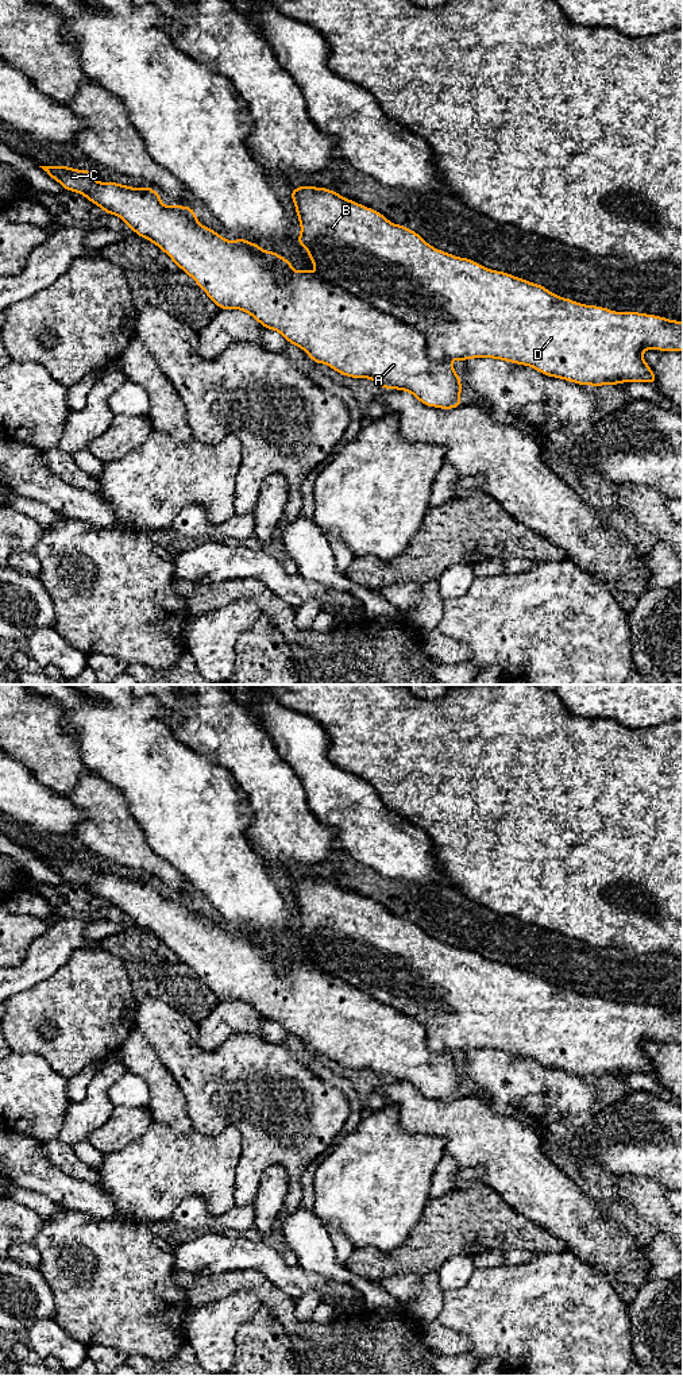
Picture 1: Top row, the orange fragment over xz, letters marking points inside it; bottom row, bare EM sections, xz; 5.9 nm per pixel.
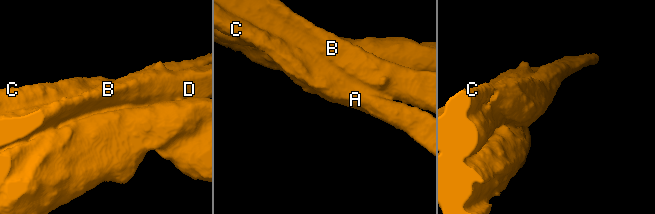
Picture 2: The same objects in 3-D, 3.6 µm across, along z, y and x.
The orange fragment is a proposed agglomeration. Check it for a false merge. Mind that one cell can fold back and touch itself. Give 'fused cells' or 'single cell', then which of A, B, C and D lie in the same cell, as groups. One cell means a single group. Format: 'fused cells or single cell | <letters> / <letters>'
single cell | A B C D

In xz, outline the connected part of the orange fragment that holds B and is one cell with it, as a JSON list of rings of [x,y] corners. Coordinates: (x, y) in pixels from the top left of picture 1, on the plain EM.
[[[67,857],[39,859],[63,880],[81,884],[105,905],[119,907],[136,926],[157,936],[220,1001],[242,1001],[265,1020],[278,1022],[289,1034],[302,1040],[313,1053],[346,1068],[373,1071],[383,1080],[409,1083],[427,1098],[452,1101],[462,1096],[460,1068],[449,1055],[456,1051],[502,1051],[530,1057],[548,1068],[602,1078],[634,1072],[656,1075],[656,1065],[644,1052],[643,1042],[683,1042],[682,1013],[638,1003],[614,1003],[556,987],[541,976],[440,943],[408,918],[393,916],[382,905],[331,880],[297,878],[290,883],[301,916],[296,932],[308,941],[317,961],[312,964],[296,963],[292,952],[275,943],[265,943],[256,934],[224,930],[201,917],[190,897],[165,898],[159,884],[148,878],[99,874],[90,862]]]

